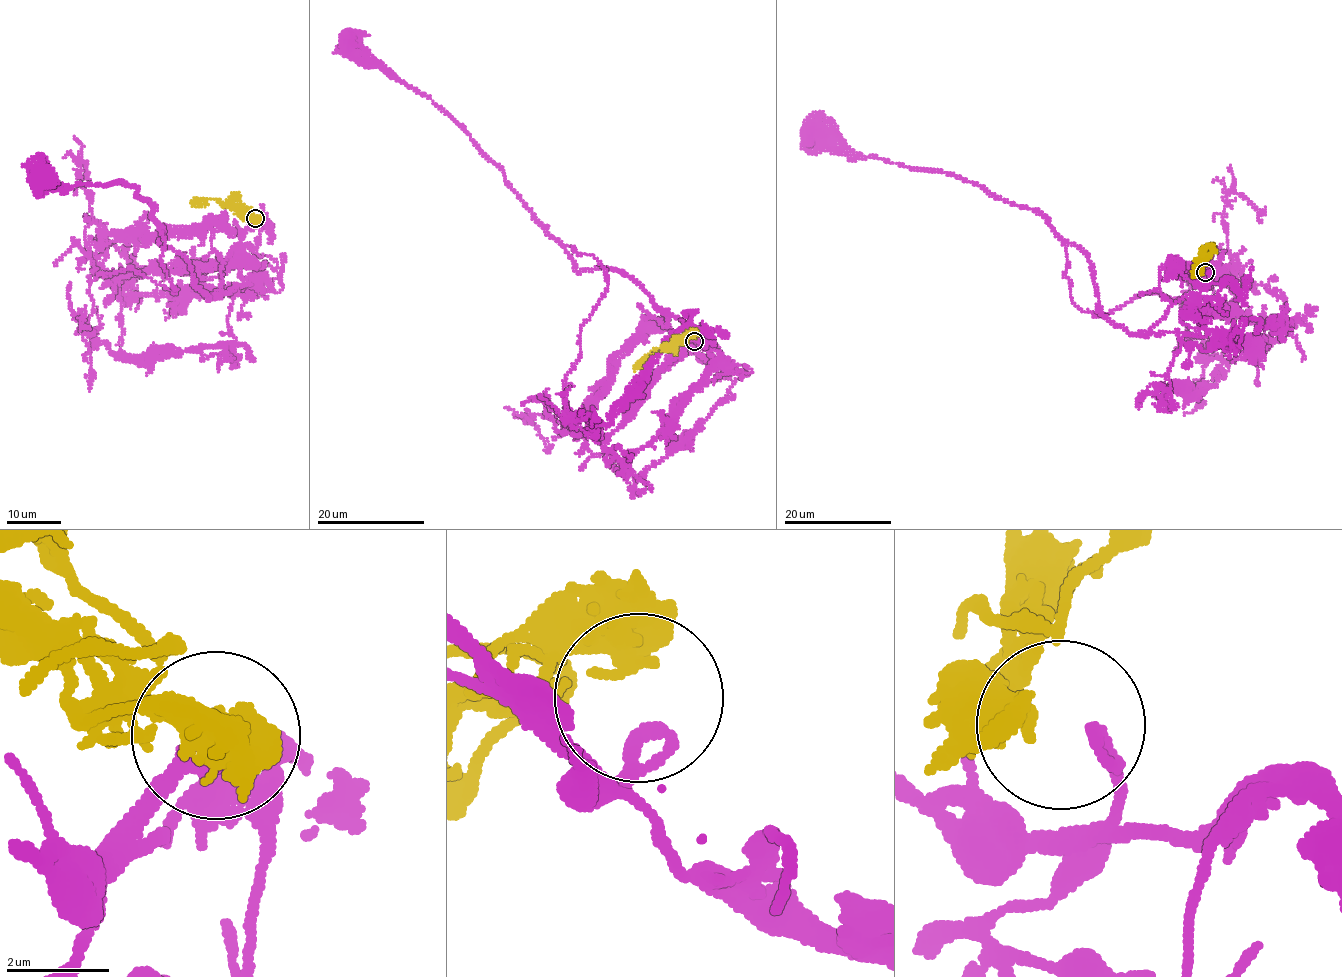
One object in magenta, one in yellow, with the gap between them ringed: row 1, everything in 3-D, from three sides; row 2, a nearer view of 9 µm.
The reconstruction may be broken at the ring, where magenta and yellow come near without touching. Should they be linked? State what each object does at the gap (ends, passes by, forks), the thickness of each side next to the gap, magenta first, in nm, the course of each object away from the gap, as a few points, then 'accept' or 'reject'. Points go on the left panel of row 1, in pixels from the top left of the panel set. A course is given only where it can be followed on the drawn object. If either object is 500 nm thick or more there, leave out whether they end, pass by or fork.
calibres 220 and 550 nm; course magenta (254, 217), (210, 299), (190, 263), (159, 242), (164, 231), (138, 191), (124, 182), (66, 187), (36, 176); course yellow (256, 218), (213, 198), (198, 197), (190, 203); accept

